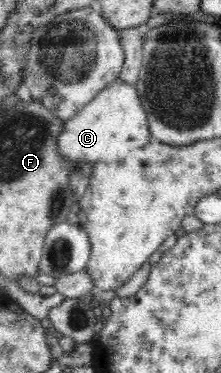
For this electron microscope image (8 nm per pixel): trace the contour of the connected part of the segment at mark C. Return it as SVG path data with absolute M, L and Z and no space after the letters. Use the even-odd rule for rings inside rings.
M118 79L100 90L75 116L64 121L57 149L74 166L83 160L95 164L103 162L103 166L115 166L127 160L133 150L147 144L151 137L136 85Z

